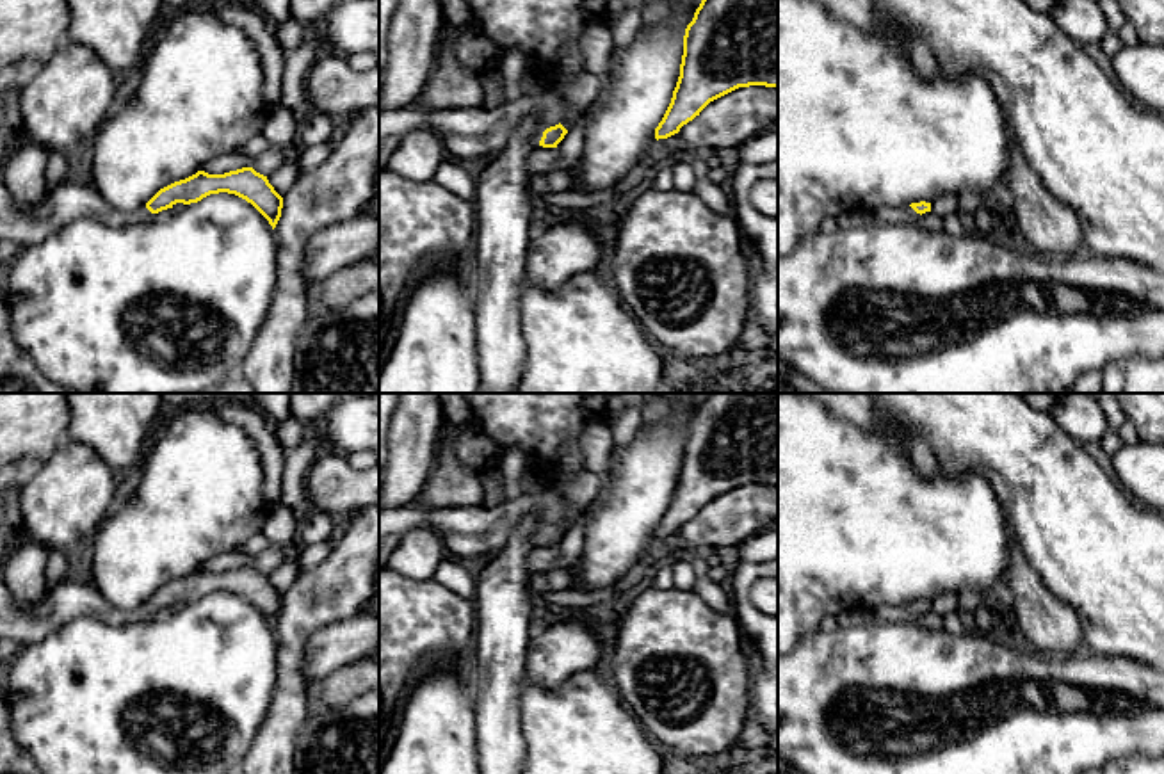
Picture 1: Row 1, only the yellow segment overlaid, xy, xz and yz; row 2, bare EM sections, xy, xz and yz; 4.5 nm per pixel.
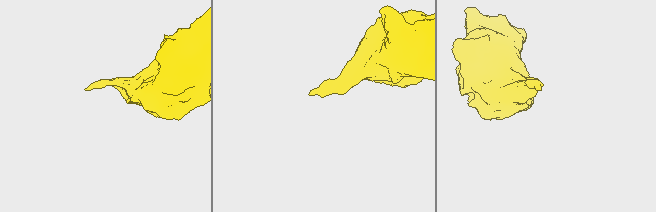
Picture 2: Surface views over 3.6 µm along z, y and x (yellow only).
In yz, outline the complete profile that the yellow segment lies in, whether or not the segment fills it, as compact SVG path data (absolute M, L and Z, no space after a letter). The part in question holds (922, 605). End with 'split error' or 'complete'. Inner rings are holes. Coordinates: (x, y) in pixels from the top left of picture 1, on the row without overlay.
M920 600L901 605L881 605L876 610L876 617L881 623L906 623L917 621L922 612L931 610L931 601Z | split error

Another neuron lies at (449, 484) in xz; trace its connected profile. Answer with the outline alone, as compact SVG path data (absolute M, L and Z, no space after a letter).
M450 447L441 454L427 482L418 493L420 507L495 507L523 495L521 479L529 452L520 447L502 448L498 475L504 489L497 502L489 502L479 475L466 472Z

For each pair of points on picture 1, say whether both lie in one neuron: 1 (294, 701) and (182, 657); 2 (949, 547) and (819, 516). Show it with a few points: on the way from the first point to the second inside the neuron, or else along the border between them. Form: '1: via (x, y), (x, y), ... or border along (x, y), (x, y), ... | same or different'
1: border along (276, 652), (276, 689), (267, 716), (257, 732) | different
2: via (917, 538), (894, 538), (851, 525) | same

